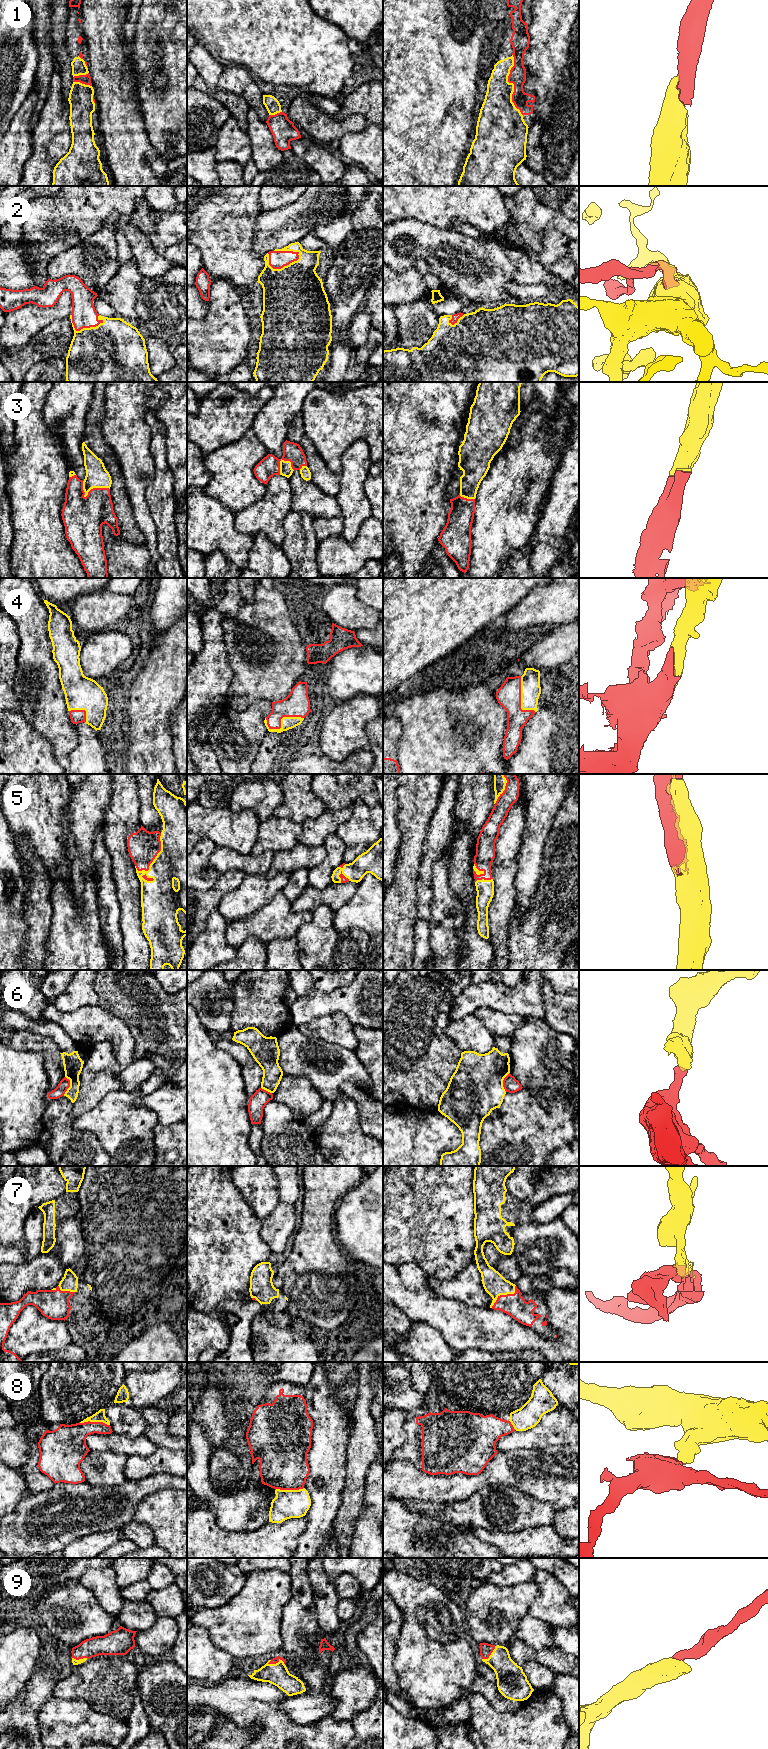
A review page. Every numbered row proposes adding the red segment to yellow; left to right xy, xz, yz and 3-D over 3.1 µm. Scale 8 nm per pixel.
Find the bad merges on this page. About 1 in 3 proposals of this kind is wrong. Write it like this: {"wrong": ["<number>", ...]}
{"wrong": ["6", "8"]}

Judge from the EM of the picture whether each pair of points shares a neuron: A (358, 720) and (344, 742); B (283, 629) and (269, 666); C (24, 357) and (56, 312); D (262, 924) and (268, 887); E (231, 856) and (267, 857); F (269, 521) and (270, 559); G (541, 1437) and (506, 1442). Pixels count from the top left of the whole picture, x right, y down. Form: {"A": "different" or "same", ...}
{"A": "same", "B": "same", "C": "different", "D": "different", "E": "same", "F": "different", "G": "same"}

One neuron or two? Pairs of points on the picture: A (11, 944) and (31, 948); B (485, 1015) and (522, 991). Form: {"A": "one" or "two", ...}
{"A": "two", "B": "two"}

